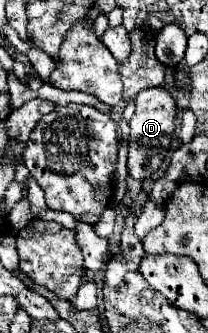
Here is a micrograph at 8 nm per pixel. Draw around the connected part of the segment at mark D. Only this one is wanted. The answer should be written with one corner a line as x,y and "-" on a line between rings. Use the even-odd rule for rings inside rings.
163,87
143,89
135,97
135,113
129,121
131,133
129,133
129,157
127,157
127,165
133,167
133,169
127,169
127,171
133,179
143,181
161,167
161,163
165,159
165,153
169,151
171,139
173,139
175,111
177,111
175,101
171,99
171,93

